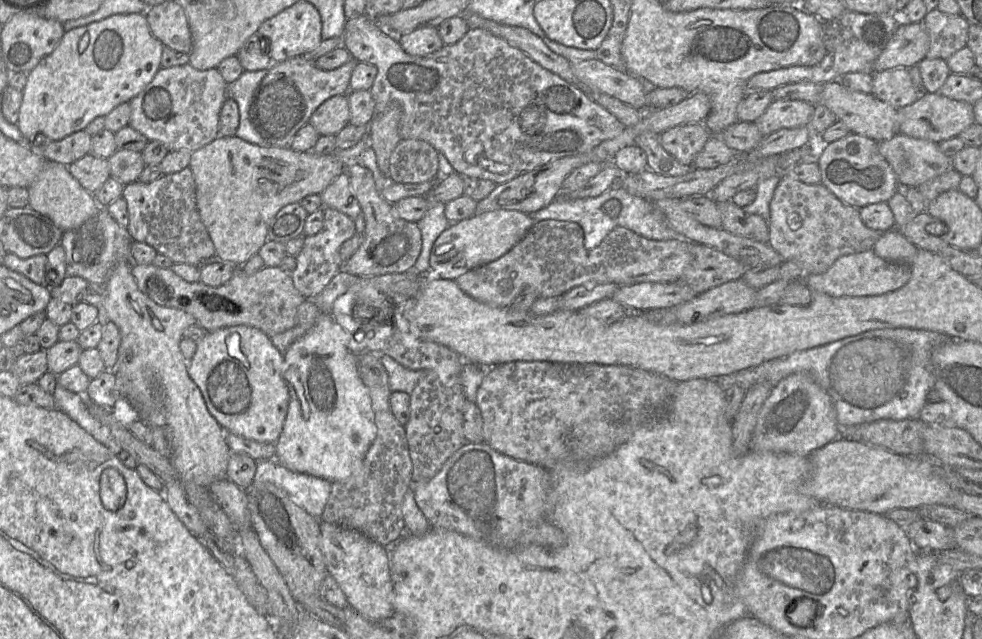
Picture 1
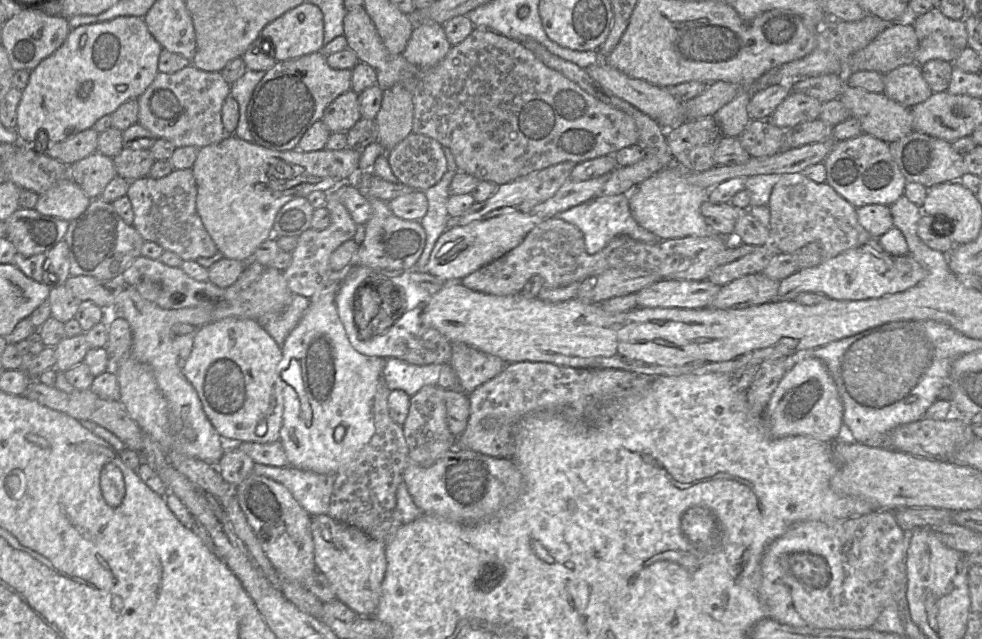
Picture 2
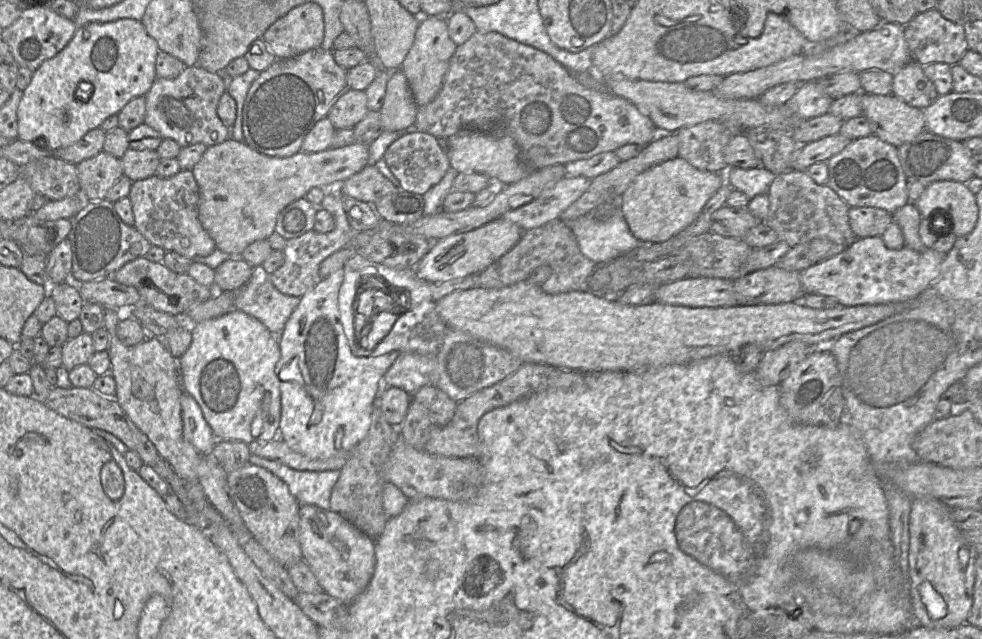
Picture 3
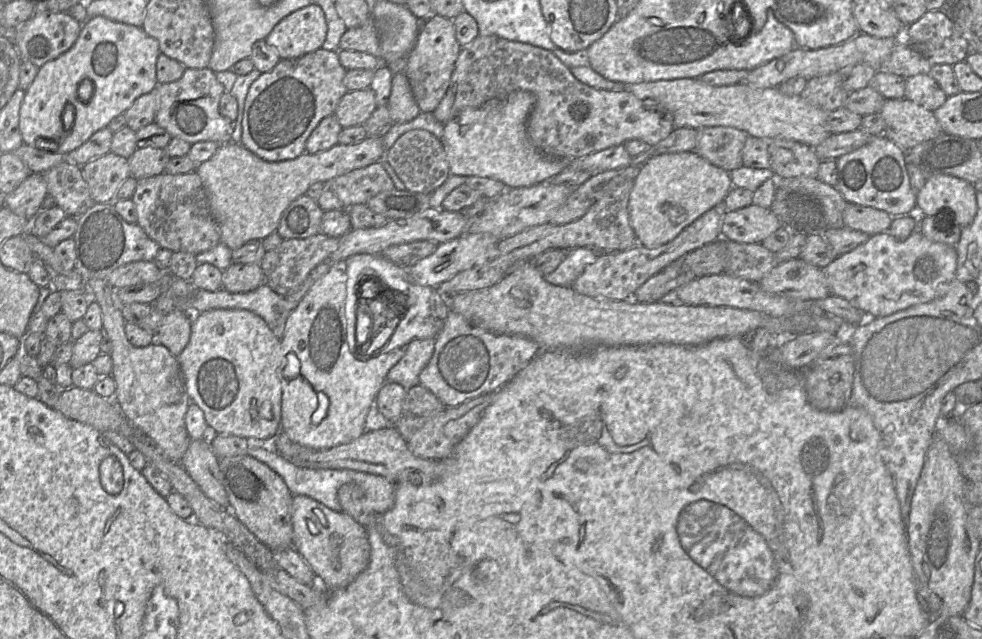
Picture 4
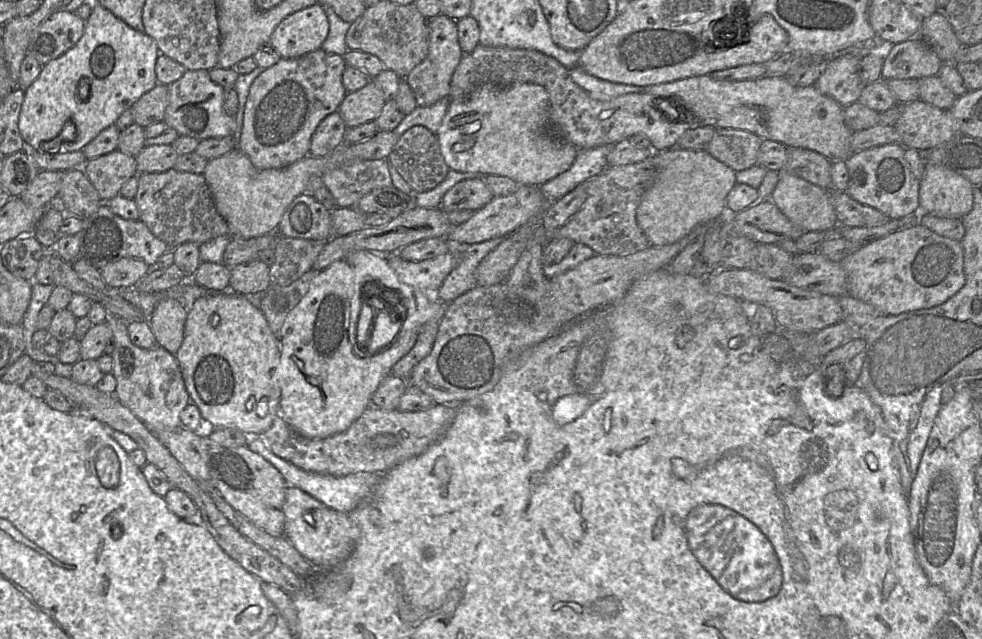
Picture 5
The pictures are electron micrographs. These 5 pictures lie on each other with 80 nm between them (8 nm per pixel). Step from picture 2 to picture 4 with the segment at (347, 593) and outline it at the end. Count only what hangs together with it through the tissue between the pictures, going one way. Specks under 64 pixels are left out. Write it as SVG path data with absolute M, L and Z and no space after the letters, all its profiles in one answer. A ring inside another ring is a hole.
M294 495L291 519L292 547L308 563L327 592L343 589L368 566L370 544L365 527L343 511L334 511L305 495Z

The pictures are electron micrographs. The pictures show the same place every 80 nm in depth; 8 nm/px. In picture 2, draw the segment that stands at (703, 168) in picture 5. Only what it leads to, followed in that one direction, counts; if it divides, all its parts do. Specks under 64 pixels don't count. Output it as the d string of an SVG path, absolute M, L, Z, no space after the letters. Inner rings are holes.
M679 165L665 167L630 191L629 209L639 226L661 240L719 235L705 223L700 213L700 207L708 200L708 194L709 190L689 184L684 177L684 169Z

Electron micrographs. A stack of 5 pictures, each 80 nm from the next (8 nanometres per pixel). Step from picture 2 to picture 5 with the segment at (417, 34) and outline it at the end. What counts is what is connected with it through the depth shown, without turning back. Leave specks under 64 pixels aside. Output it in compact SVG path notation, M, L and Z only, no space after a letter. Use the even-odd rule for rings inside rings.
M439 14L428 20L430 30L429 51L426 58L415 66L406 76L418 106L430 106L438 100L448 97L450 82L463 52L458 41L457 21Z

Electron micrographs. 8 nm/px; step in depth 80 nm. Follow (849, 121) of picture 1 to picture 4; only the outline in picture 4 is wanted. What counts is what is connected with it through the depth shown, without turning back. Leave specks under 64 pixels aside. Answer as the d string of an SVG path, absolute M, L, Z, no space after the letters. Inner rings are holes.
M906 98L885 99L879 113L885 122L883 135L905 151L943 133L932 111Z

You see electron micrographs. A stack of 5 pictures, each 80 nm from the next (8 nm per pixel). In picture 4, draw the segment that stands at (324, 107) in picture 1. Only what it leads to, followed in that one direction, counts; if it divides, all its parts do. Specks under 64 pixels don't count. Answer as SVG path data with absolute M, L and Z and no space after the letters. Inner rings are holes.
M369 87L363 90L347 91L340 99L334 115L342 128L363 125L376 110L375 94Z

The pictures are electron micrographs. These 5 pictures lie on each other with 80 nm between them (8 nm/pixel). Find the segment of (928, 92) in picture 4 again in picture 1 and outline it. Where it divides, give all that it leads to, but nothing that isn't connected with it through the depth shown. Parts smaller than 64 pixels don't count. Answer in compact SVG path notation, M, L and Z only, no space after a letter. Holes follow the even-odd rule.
M898 67L873 73L872 94L898 109L914 103L921 92L914 86L908 68Z

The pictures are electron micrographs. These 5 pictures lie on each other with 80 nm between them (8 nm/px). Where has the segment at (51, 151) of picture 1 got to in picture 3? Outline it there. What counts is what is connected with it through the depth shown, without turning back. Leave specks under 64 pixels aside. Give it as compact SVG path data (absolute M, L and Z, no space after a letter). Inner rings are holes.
M100 127L95 128L76 143L54 150L52 156L77 165L103 151L105 135Z

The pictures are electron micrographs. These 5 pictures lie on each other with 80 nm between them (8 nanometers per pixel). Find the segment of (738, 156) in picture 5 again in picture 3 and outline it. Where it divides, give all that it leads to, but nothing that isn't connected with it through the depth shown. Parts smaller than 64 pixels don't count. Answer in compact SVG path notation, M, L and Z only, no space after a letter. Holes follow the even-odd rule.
M709 120L673 134L678 138L678 157L699 170L726 173L729 167L724 161L723 149L736 135L728 126Z

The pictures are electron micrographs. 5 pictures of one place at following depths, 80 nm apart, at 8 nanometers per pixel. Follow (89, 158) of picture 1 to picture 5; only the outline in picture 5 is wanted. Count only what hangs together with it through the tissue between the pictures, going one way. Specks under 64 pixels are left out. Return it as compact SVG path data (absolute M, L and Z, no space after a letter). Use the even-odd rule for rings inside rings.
M118 149L87 160L82 169L103 203L117 196L121 187L131 177L138 176L135 157Z

